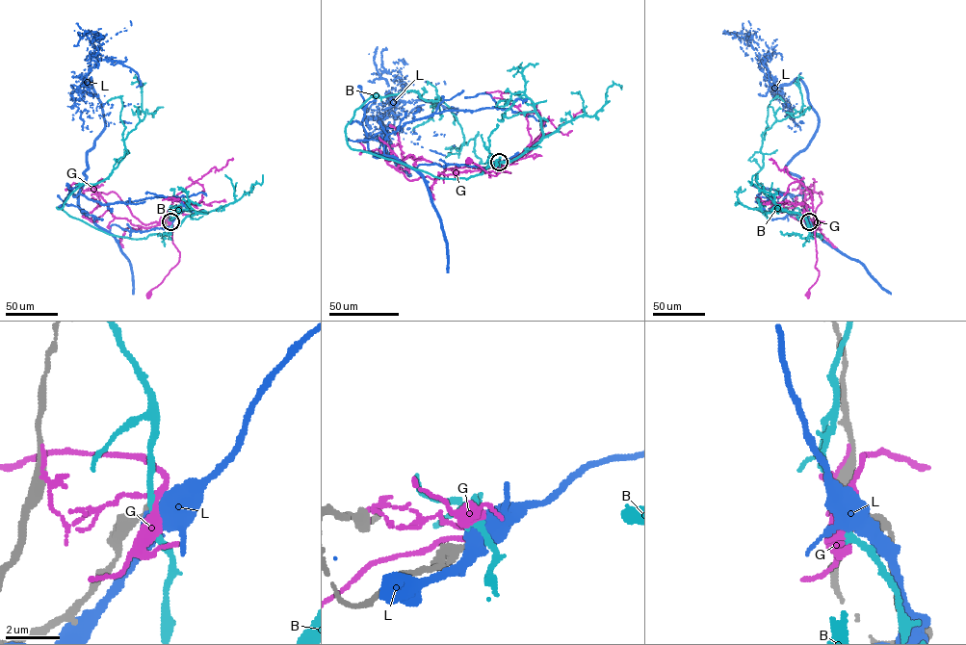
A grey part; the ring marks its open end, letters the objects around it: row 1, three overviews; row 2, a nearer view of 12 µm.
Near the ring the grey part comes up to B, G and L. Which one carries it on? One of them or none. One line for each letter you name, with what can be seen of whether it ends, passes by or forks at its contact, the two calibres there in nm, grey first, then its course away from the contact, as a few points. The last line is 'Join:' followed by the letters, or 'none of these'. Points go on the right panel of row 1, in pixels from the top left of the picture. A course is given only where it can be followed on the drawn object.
Join: none of these

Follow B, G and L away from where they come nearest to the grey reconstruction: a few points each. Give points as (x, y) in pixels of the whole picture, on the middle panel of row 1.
B: (498, 162), (434, 177), (352, 149), (345, 128), (376, 93), (414, 91), (447, 105), (487, 162)
G: (499, 163), (482, 171), (496, 173), (501, 169), (510, 173), (502, 170), (493, 175), (469, 160)
L: (498, 163), (413, 169), (375, 155), (387, 131), (409, 174), (378, 118), (406, 86), (380, 77), (386, 47)

